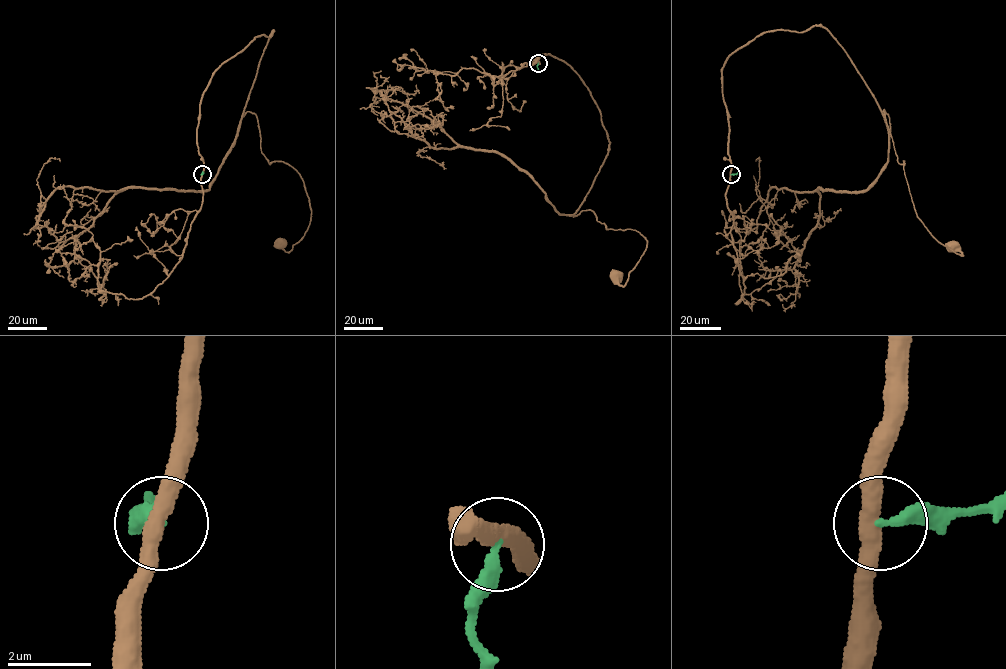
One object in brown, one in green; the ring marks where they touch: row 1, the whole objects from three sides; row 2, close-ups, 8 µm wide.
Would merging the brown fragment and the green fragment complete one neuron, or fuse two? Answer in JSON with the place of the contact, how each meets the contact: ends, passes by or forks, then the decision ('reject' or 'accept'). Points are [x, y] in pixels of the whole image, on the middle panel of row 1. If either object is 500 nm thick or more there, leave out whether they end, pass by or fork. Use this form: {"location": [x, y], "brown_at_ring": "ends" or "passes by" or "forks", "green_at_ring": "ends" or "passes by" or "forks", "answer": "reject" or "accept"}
{"location": [538, 63], "brown_at_ring": "passes by", "green_at_ring": "ends", "answer": "reject"}

